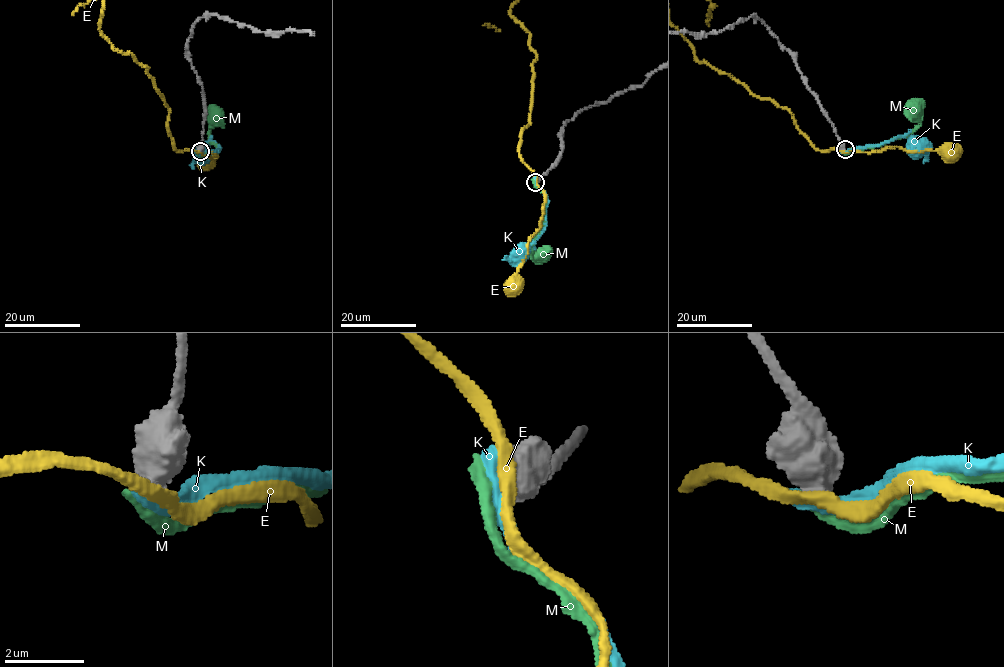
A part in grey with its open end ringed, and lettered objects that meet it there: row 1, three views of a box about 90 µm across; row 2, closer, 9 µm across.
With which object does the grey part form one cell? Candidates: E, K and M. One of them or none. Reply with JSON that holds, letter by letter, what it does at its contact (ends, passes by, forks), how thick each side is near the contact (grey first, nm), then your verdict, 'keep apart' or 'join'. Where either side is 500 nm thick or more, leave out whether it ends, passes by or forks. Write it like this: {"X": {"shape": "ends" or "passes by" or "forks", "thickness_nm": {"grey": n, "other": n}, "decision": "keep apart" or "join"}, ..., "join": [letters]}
{"E": {"thickness_nm": {"grey": 800, "other": 320}, "decision": "keep apart"}, "K": {"thickness_nm": {"grey": 750, "other": 440}, "decision": "keep apart"}, "M": {"thickness_nm": {"grey": 600, "other": 280}, "decision": "keep apart"}, "join": []}

